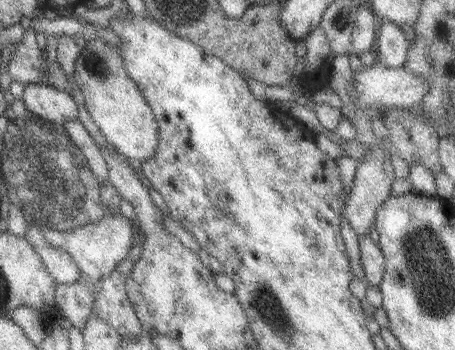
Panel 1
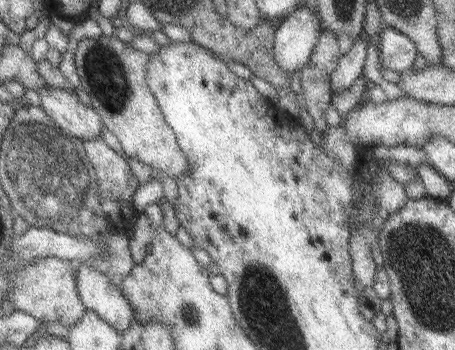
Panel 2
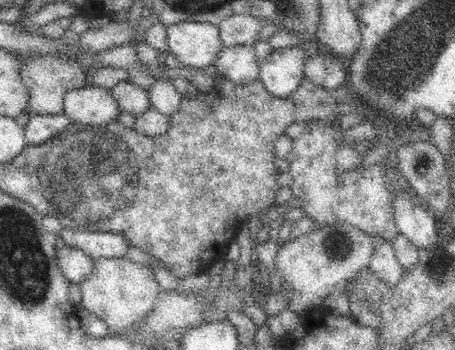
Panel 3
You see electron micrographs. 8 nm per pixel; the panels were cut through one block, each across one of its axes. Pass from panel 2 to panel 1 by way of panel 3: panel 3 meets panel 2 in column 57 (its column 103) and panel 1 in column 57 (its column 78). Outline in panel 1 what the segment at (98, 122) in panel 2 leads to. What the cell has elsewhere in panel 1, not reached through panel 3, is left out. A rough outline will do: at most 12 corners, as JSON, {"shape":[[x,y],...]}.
{"shape":[[45,84],[25,86],[21,104],[51,124],[77,120],[73,96]]}

